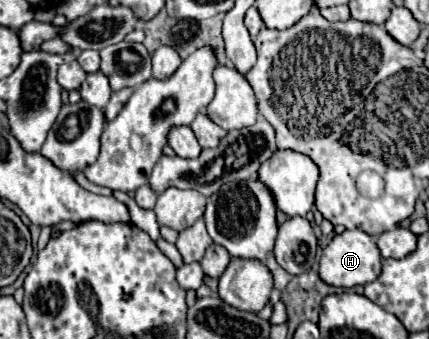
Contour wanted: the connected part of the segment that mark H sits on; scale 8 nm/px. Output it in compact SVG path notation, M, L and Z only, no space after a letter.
M354 228L354 230L344 230L342 234L336 234L332 242L324 248L322 258L320 258L320 278L326 284L338 286L338 288L354 288L358 284L370 284L380 276L382 268L382 256L376 244L376 238Z

